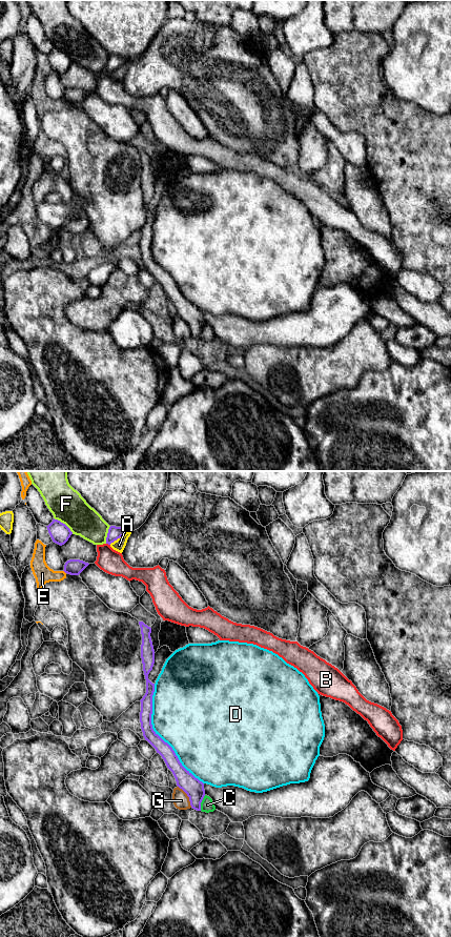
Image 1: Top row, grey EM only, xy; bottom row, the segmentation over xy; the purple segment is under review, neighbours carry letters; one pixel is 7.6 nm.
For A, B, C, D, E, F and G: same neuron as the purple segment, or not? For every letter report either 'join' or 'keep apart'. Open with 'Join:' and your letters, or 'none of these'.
Join: none of these
A: keep apart
B: keep apart
C: keep apart
D: keep apart
E: keep apart
F: keep apart
G: keep apart

